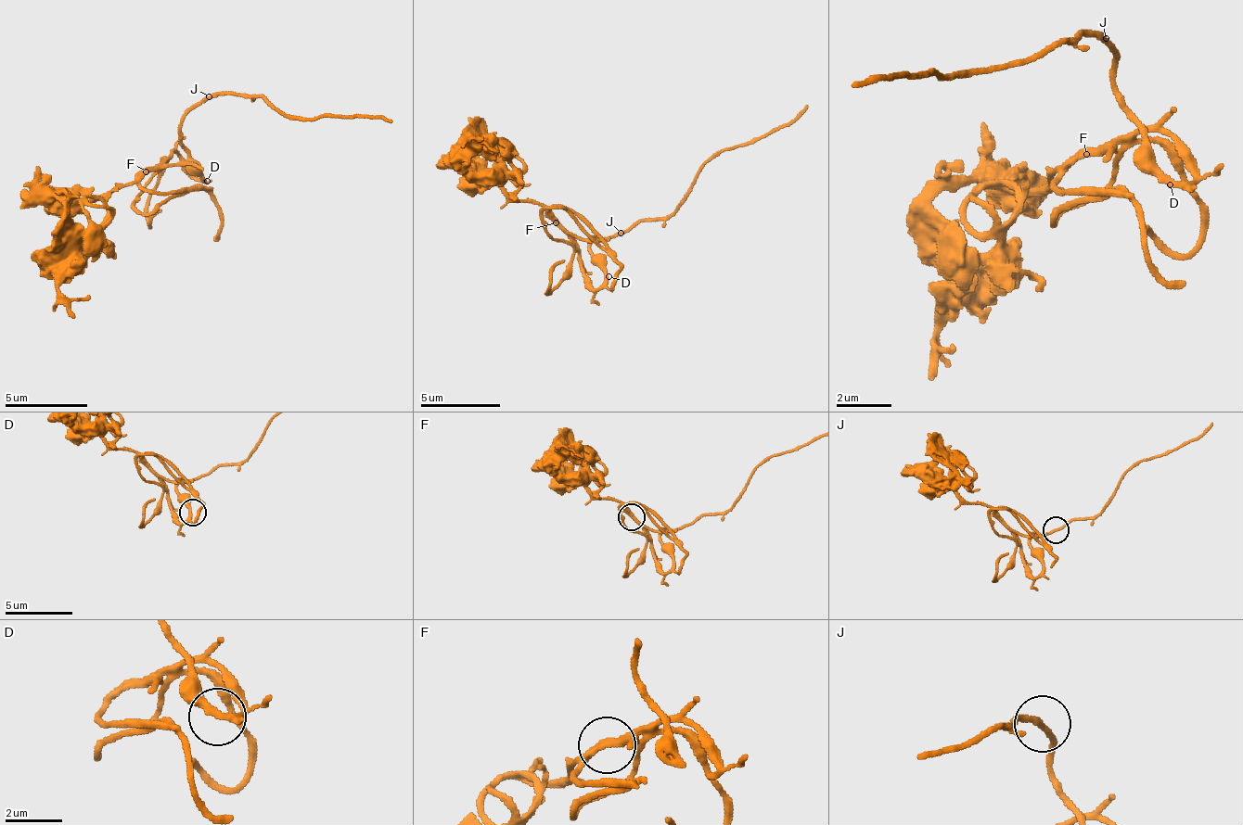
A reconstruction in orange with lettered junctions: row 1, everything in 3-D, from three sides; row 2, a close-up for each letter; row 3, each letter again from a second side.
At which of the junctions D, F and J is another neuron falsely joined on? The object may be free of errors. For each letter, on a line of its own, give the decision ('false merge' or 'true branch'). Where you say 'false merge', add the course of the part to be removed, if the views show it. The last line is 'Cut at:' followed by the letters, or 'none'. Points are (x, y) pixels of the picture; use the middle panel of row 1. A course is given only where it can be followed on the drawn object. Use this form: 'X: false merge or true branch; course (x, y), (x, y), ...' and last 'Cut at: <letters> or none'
D: true branch
F: true branch
J: true branch
Cut at: none

